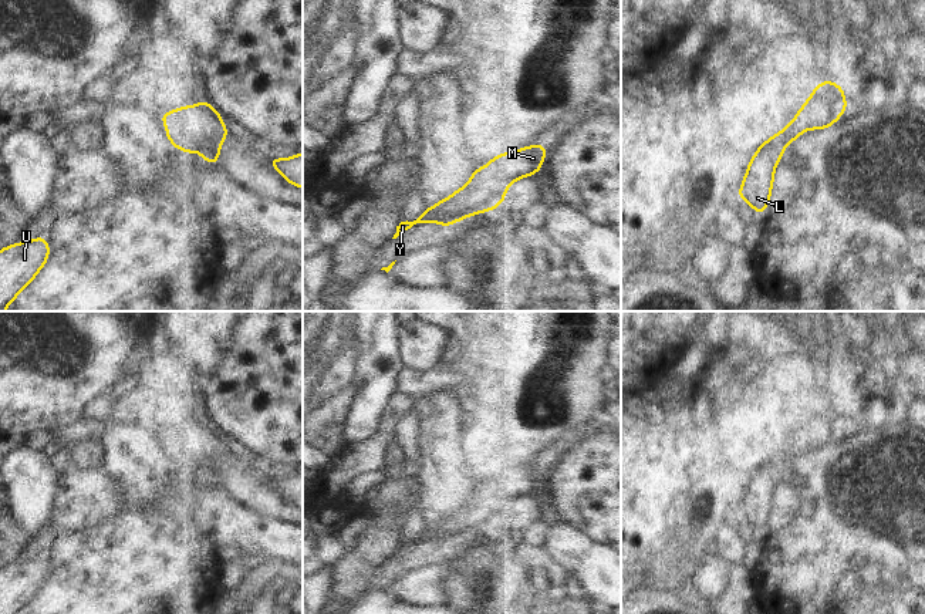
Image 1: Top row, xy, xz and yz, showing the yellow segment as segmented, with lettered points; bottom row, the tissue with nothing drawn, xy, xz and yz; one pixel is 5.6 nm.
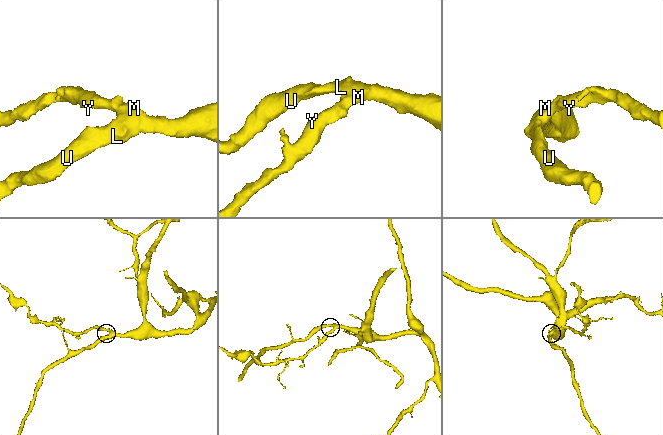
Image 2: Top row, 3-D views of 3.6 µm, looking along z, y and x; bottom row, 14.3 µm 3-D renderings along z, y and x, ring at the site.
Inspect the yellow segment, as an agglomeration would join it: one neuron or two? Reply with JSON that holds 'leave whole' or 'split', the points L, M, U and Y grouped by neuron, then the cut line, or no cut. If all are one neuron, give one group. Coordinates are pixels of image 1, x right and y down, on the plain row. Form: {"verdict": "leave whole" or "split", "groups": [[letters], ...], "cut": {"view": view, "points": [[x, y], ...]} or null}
{"verdict": "leave whole", "groups": [["L", "M", "U", "Y"]], "cut": null}

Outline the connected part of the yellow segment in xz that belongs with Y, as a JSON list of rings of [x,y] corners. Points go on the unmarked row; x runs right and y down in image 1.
[[[544,462],[494,475],[485,486],[479,486],[472,492],[465,506],[452,512],[446,519],[435,522],[432,527],[425,527],[415,539],[399,537],[392,557],[425,540],[435,540],[449,546],[473,532],[483,532],[497,526],[504,520],[504,509],[516,497],[539,492],[544,476]]]

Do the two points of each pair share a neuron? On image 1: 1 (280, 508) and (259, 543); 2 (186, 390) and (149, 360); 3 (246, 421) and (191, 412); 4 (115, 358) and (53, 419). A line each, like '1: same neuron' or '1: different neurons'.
1: different neurons
2: different neurons
3: different neurons
4: same neuron

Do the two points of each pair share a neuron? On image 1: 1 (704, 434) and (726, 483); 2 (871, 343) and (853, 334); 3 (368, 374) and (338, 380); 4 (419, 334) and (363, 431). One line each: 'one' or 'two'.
1: two
2: one
3: two
4: two

